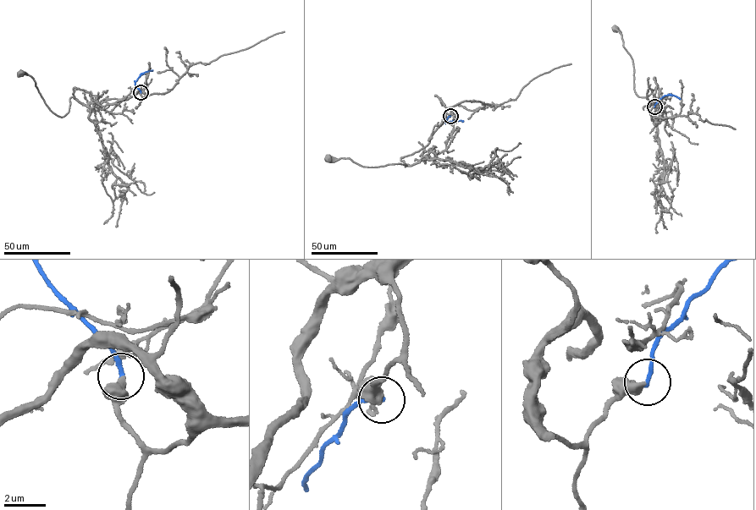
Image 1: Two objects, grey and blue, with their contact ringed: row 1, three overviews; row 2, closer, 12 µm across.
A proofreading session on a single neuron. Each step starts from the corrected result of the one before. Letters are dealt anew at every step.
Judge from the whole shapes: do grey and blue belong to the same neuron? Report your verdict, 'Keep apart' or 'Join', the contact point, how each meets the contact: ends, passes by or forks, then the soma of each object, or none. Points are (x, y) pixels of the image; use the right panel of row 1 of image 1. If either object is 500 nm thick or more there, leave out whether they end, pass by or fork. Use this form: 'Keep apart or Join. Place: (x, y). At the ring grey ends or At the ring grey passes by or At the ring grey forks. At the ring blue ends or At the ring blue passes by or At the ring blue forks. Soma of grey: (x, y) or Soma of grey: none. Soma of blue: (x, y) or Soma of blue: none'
Join. Place: (654, 106). At the ring grey ends. At the ring blue ends. Soma of grey: (615, 29). Soma of blue: none

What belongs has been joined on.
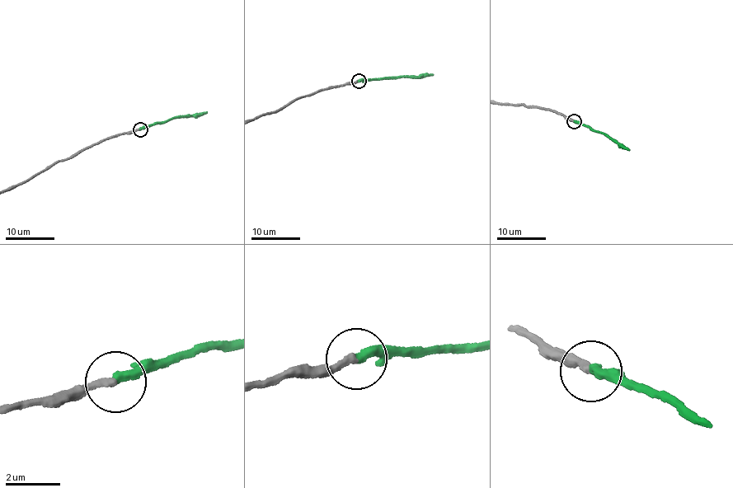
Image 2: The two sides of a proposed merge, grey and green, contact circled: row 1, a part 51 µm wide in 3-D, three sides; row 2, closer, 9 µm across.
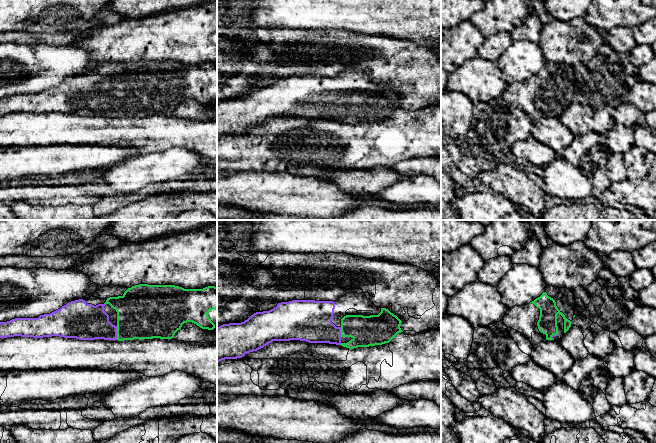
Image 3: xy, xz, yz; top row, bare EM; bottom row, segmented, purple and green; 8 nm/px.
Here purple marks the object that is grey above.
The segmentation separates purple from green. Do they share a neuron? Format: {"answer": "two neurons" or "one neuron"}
{"answer": "one neuron"}

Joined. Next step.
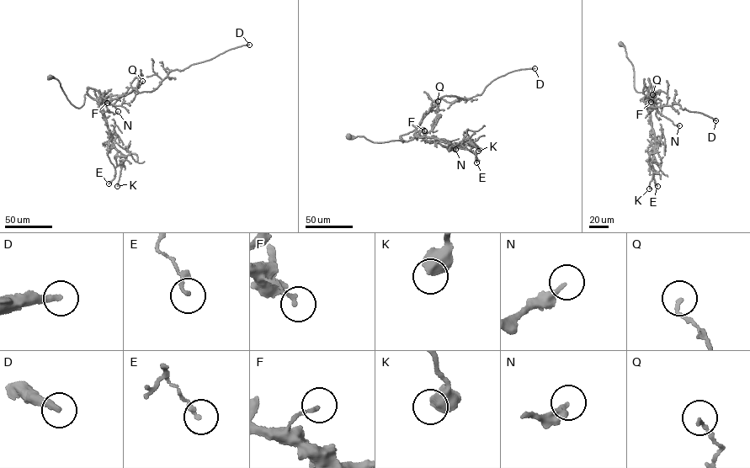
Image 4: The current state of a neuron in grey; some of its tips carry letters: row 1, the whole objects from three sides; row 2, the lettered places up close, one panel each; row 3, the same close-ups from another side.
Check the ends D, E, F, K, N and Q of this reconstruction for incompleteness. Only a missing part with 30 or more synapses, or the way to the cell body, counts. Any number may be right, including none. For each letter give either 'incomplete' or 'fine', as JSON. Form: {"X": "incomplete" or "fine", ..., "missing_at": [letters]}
{"D": "incomplete", "E": "fine", "F": "fine", "K": "fine", "N": "fine", "Q": "fine", "missing_at": ["D"]}

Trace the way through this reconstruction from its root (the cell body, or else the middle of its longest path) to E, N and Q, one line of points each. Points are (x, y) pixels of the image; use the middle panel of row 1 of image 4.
E: (349, 136), (362, 136), (378, 143), (406, 141), (417, 135), (433, 137), (472, 151), (476, 162)
N: (349, 136), (362, 136), (378, 143), (399, 140), (402, 142), (418, 134), (426, 141), (435, 140), (455, 149)
Q: (349, 136), (362, 136), (378, 143), (406, 141), (420, 132), (432, 130), (438, 101)

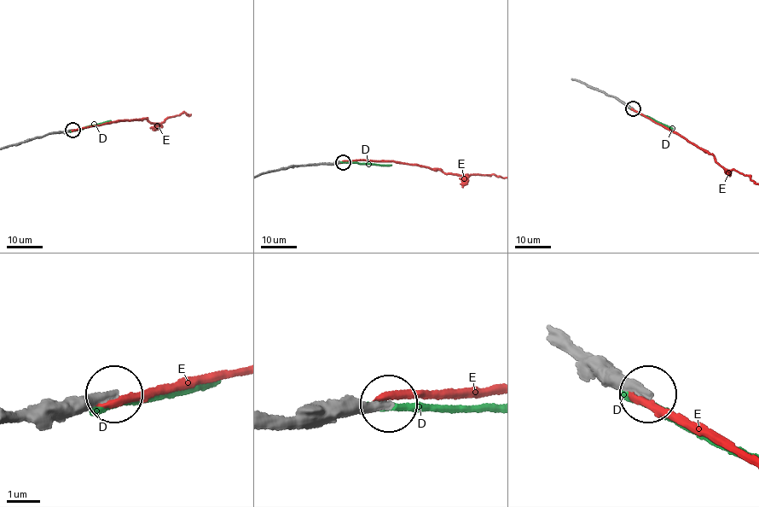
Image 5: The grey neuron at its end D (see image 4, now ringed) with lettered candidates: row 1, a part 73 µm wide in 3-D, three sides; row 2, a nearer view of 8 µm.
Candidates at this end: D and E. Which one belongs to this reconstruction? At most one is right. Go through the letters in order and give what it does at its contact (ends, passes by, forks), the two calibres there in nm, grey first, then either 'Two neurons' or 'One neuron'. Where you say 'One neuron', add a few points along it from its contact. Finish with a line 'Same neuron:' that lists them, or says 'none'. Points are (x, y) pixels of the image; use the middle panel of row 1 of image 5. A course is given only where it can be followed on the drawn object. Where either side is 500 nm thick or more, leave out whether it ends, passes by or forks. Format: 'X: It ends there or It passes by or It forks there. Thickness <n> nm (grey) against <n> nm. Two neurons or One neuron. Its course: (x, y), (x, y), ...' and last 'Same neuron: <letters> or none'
D: It ends there. Thickness 440 nm (grey) against 260 nm. Two neurons
E: It ends there. Thickness 440 nm (grey) against 240 nm. Two neurons
Same neuron: none

